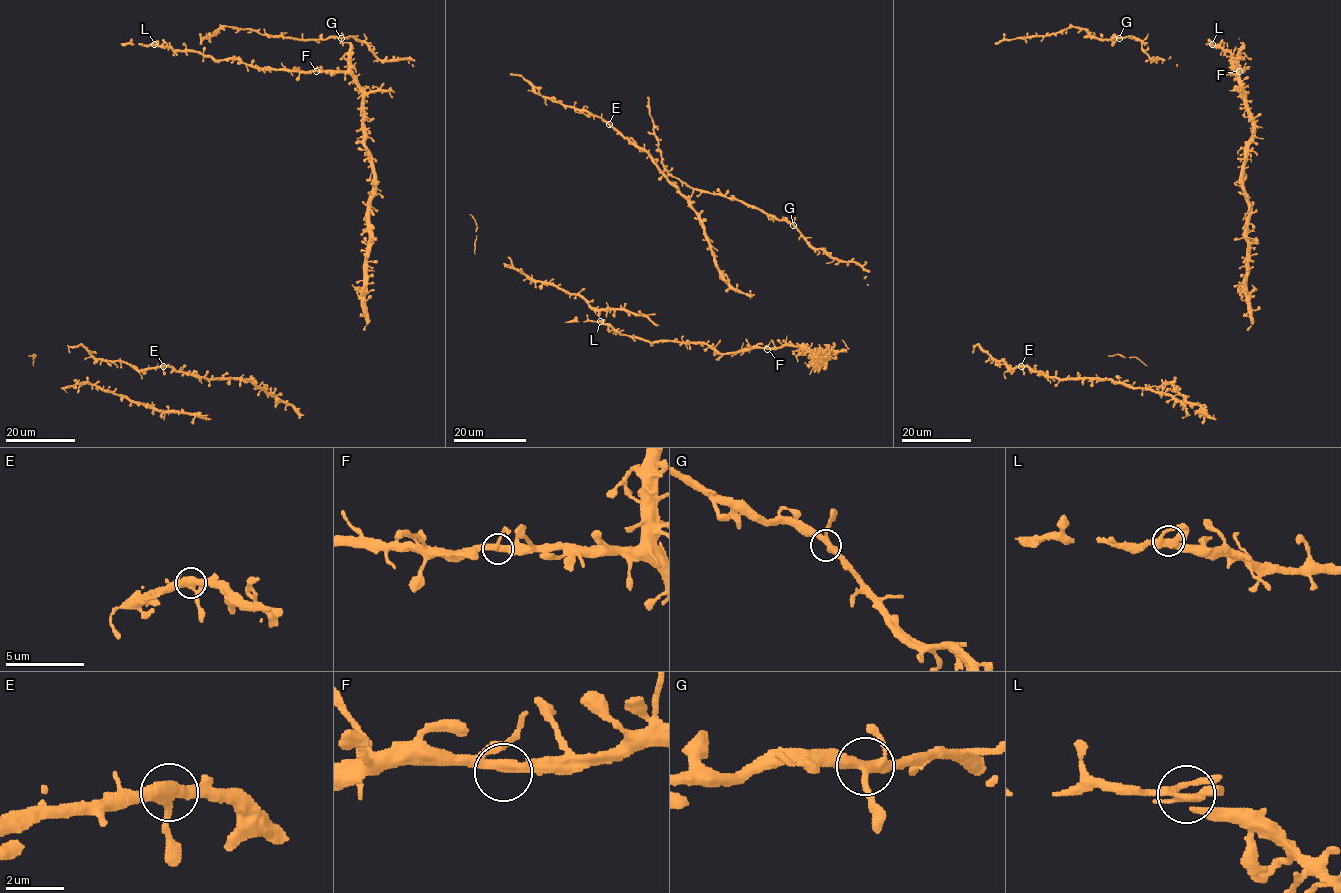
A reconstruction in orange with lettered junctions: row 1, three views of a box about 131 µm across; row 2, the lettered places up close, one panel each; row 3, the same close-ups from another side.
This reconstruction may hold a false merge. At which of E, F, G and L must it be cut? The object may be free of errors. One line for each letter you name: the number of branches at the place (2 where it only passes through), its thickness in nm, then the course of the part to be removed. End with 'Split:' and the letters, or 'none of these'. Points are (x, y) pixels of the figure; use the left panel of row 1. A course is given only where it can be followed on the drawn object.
Split: none of these

